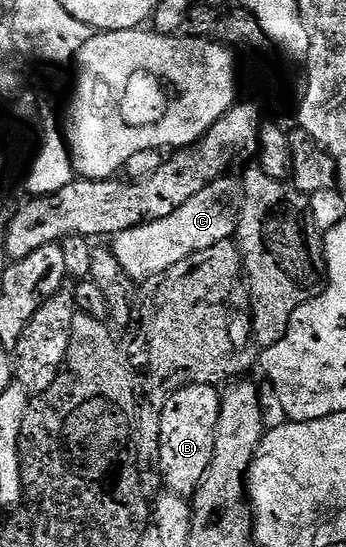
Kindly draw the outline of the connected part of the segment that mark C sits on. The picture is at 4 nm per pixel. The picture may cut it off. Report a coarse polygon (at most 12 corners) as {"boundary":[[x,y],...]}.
{"boundary":[[239,177],[217,178],[163,220],[115,235],[143,282],[229,241],[244,214]]}

